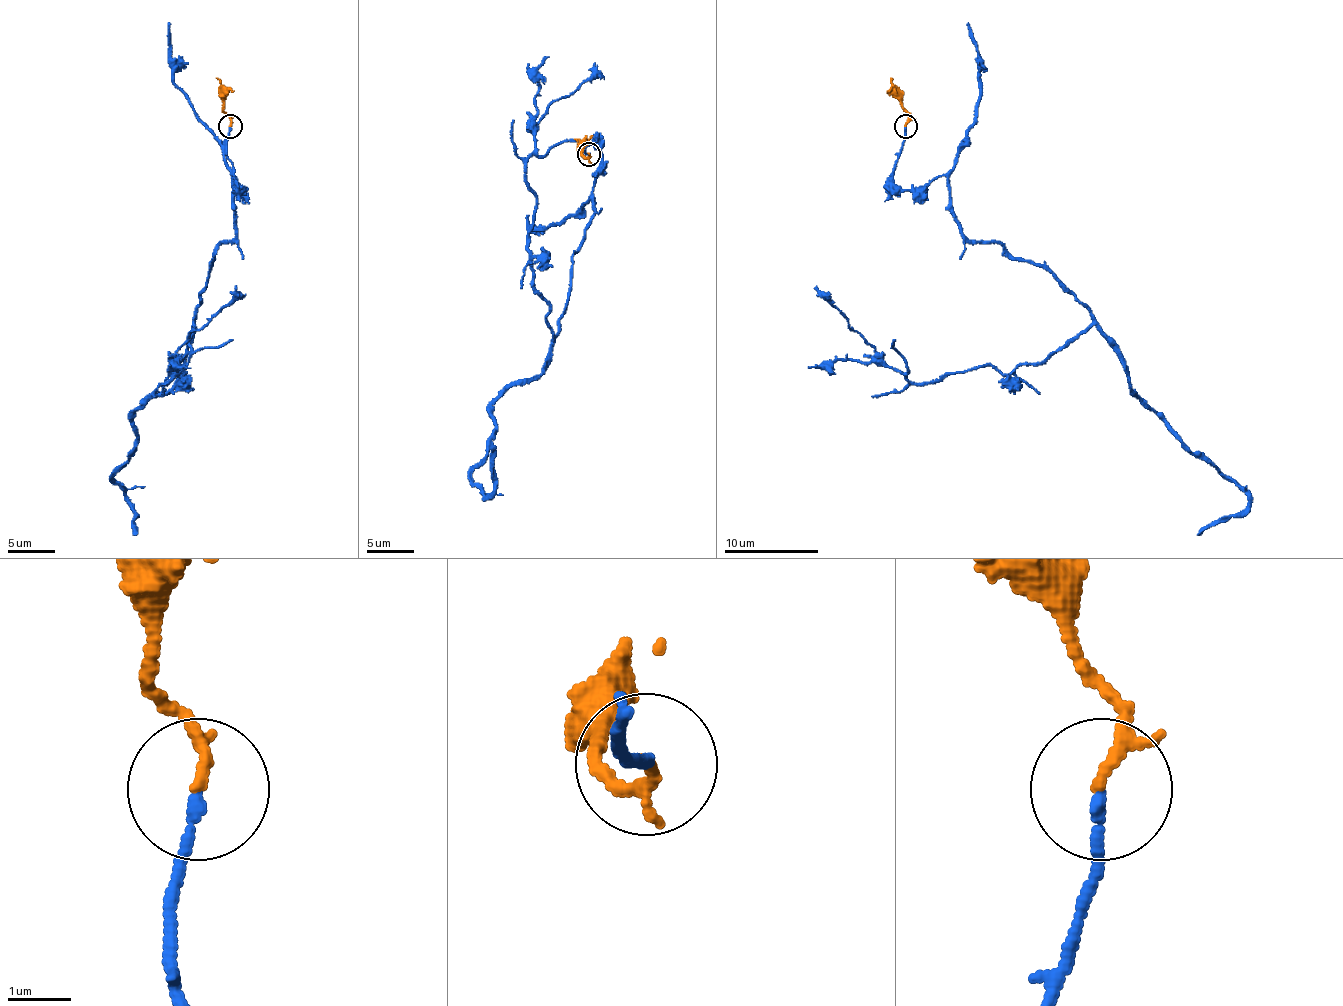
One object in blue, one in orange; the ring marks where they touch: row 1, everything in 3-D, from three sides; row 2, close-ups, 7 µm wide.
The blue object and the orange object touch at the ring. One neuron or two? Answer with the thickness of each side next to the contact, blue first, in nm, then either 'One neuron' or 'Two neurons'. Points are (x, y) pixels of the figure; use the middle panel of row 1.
Thickness 170 nm (blue) against 120 nm. One neuron

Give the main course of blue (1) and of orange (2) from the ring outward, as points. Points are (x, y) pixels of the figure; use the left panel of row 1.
1: (229, 126), (244, 190), (234, 176), (234, 237), (213, 253), (190, 350), (166, 382), (175, 350), (237, 286)
2: (229, 126), (229, 117), (222, 110), (222, 84), (215, 77)

